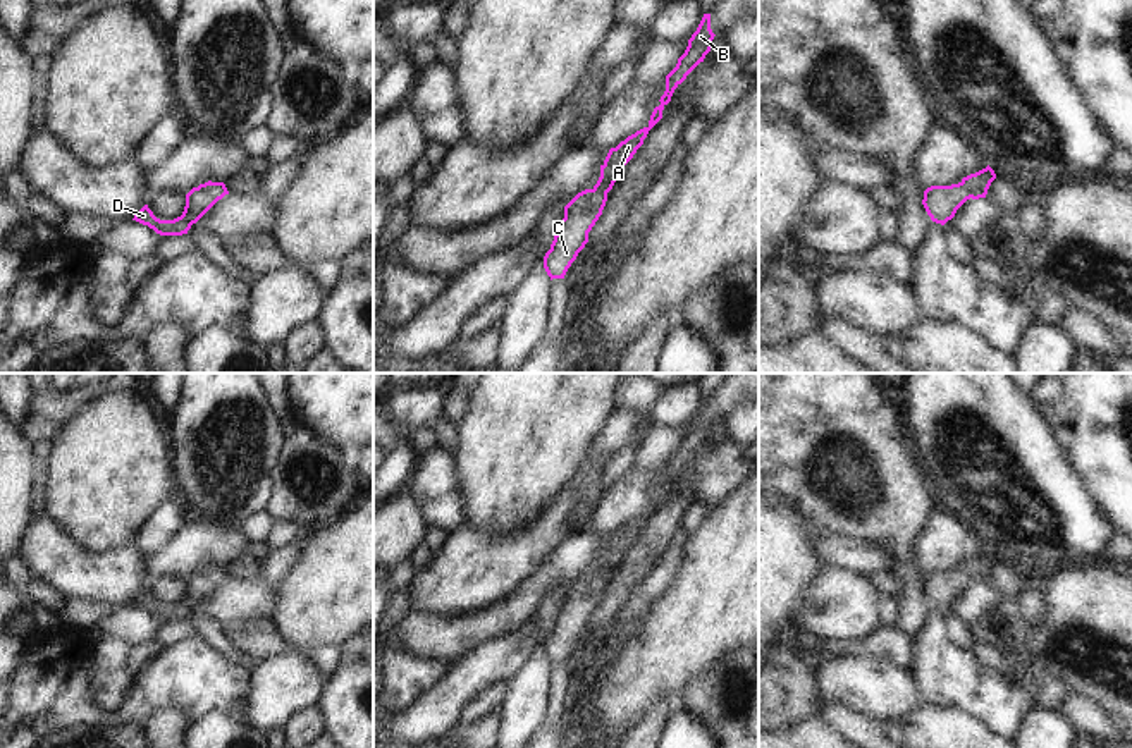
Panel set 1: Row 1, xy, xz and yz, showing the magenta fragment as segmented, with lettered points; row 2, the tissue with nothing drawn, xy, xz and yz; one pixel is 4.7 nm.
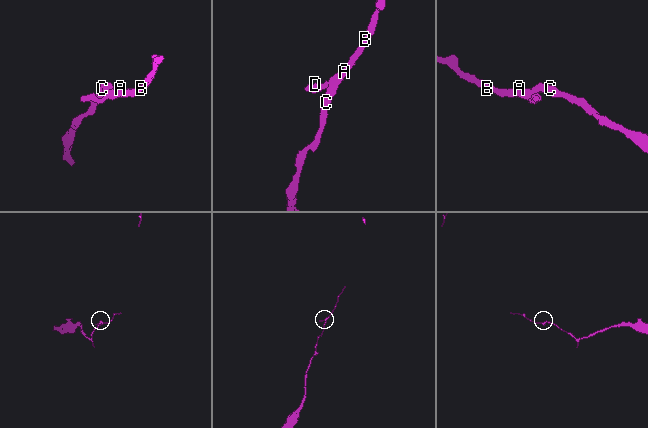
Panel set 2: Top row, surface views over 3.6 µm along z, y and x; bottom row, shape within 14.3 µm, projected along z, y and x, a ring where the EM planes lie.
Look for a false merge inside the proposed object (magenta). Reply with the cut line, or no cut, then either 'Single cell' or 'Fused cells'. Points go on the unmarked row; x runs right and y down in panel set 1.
No split. Single cell.

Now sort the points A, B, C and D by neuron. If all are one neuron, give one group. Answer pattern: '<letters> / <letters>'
A B C D

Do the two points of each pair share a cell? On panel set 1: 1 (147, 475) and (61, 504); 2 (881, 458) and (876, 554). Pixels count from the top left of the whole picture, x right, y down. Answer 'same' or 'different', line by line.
1: same
2: different

